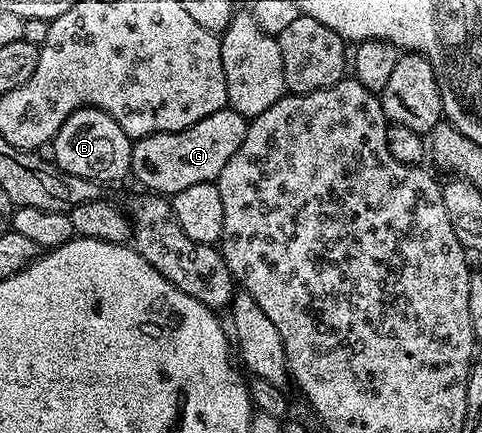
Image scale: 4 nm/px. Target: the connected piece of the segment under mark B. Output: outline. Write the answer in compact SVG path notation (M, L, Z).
M83 107L80 111L74 111L56 133L52 140L52 161L64 173L72 173L72 177L84 177L93 183L105 185L130 175L131 146L130 136L120 129L120 125L116 125L108 112Z

